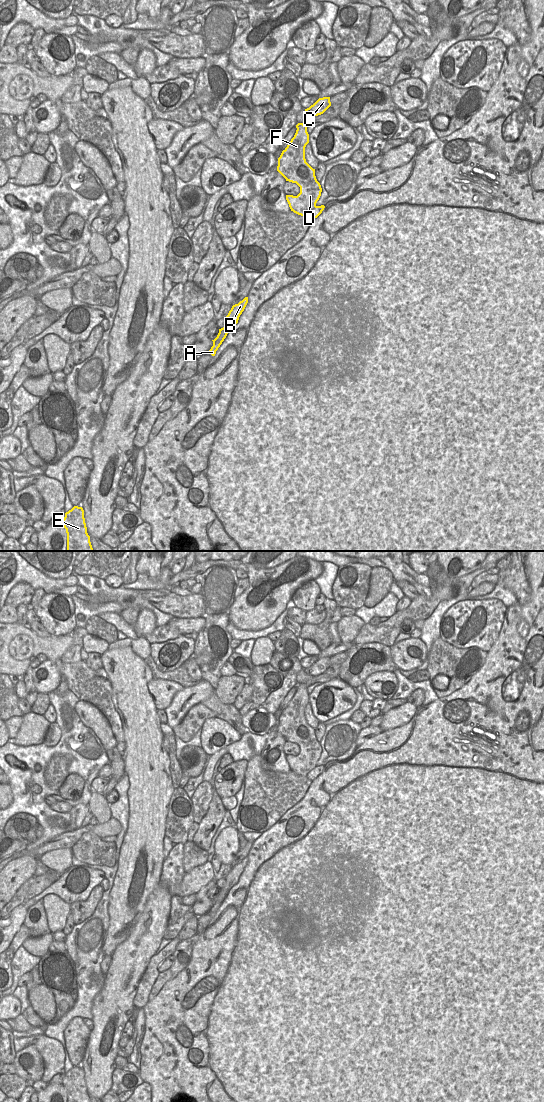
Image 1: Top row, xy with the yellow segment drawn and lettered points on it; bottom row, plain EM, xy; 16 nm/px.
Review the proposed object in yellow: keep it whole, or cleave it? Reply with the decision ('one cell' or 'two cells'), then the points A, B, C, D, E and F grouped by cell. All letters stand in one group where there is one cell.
two cells | A B E / C D F

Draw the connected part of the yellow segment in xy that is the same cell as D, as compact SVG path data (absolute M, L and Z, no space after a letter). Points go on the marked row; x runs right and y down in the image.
M303 123L296 125L296 133L278 158L277 171L286 181L296 183L300 187L297 196L286 195L291 211L306 216L316 207L322 192L320 183L313 169L305 159L305 147L309 143L307 126Z

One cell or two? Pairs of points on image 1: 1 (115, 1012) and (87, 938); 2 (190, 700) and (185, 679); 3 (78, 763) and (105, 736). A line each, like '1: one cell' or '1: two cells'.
1: two cells
2: two cells
3: two cells

